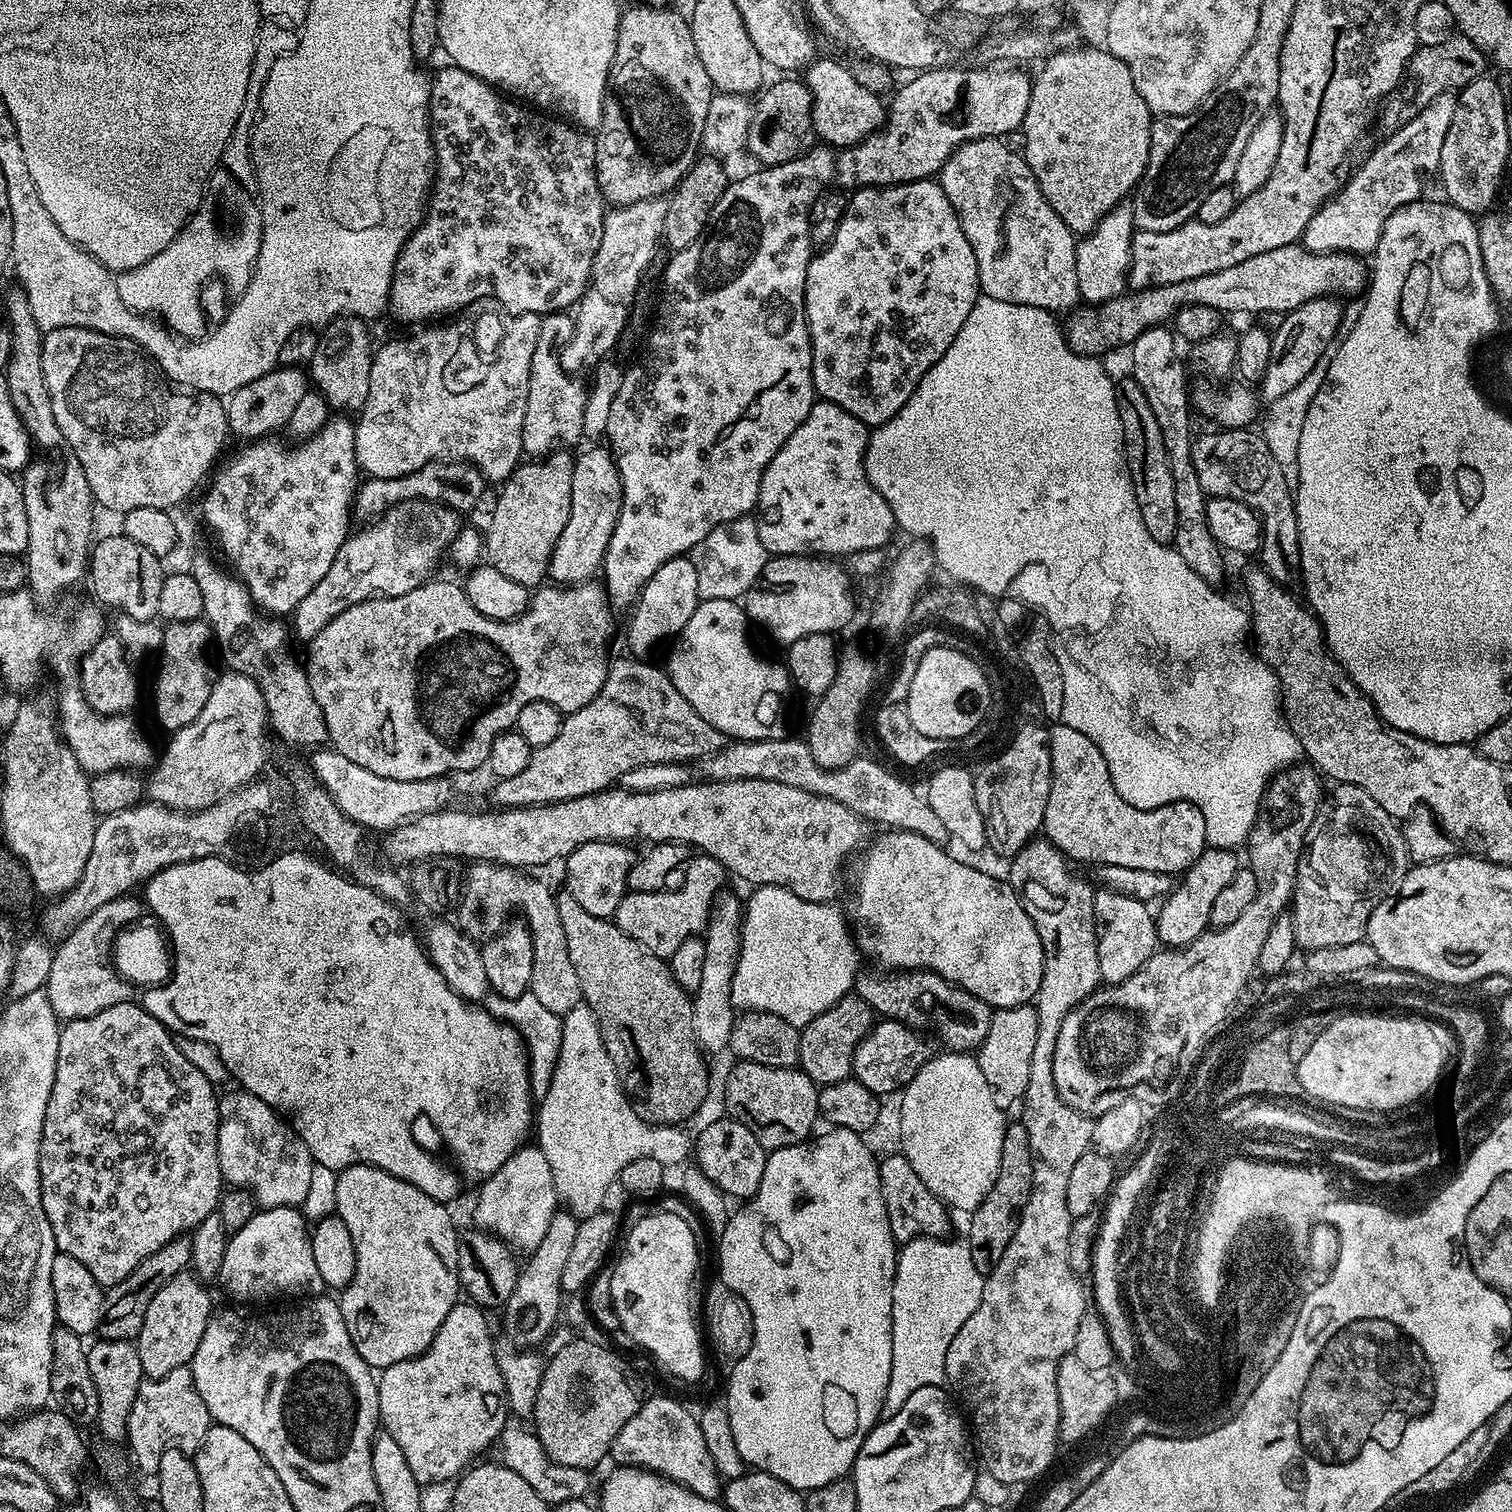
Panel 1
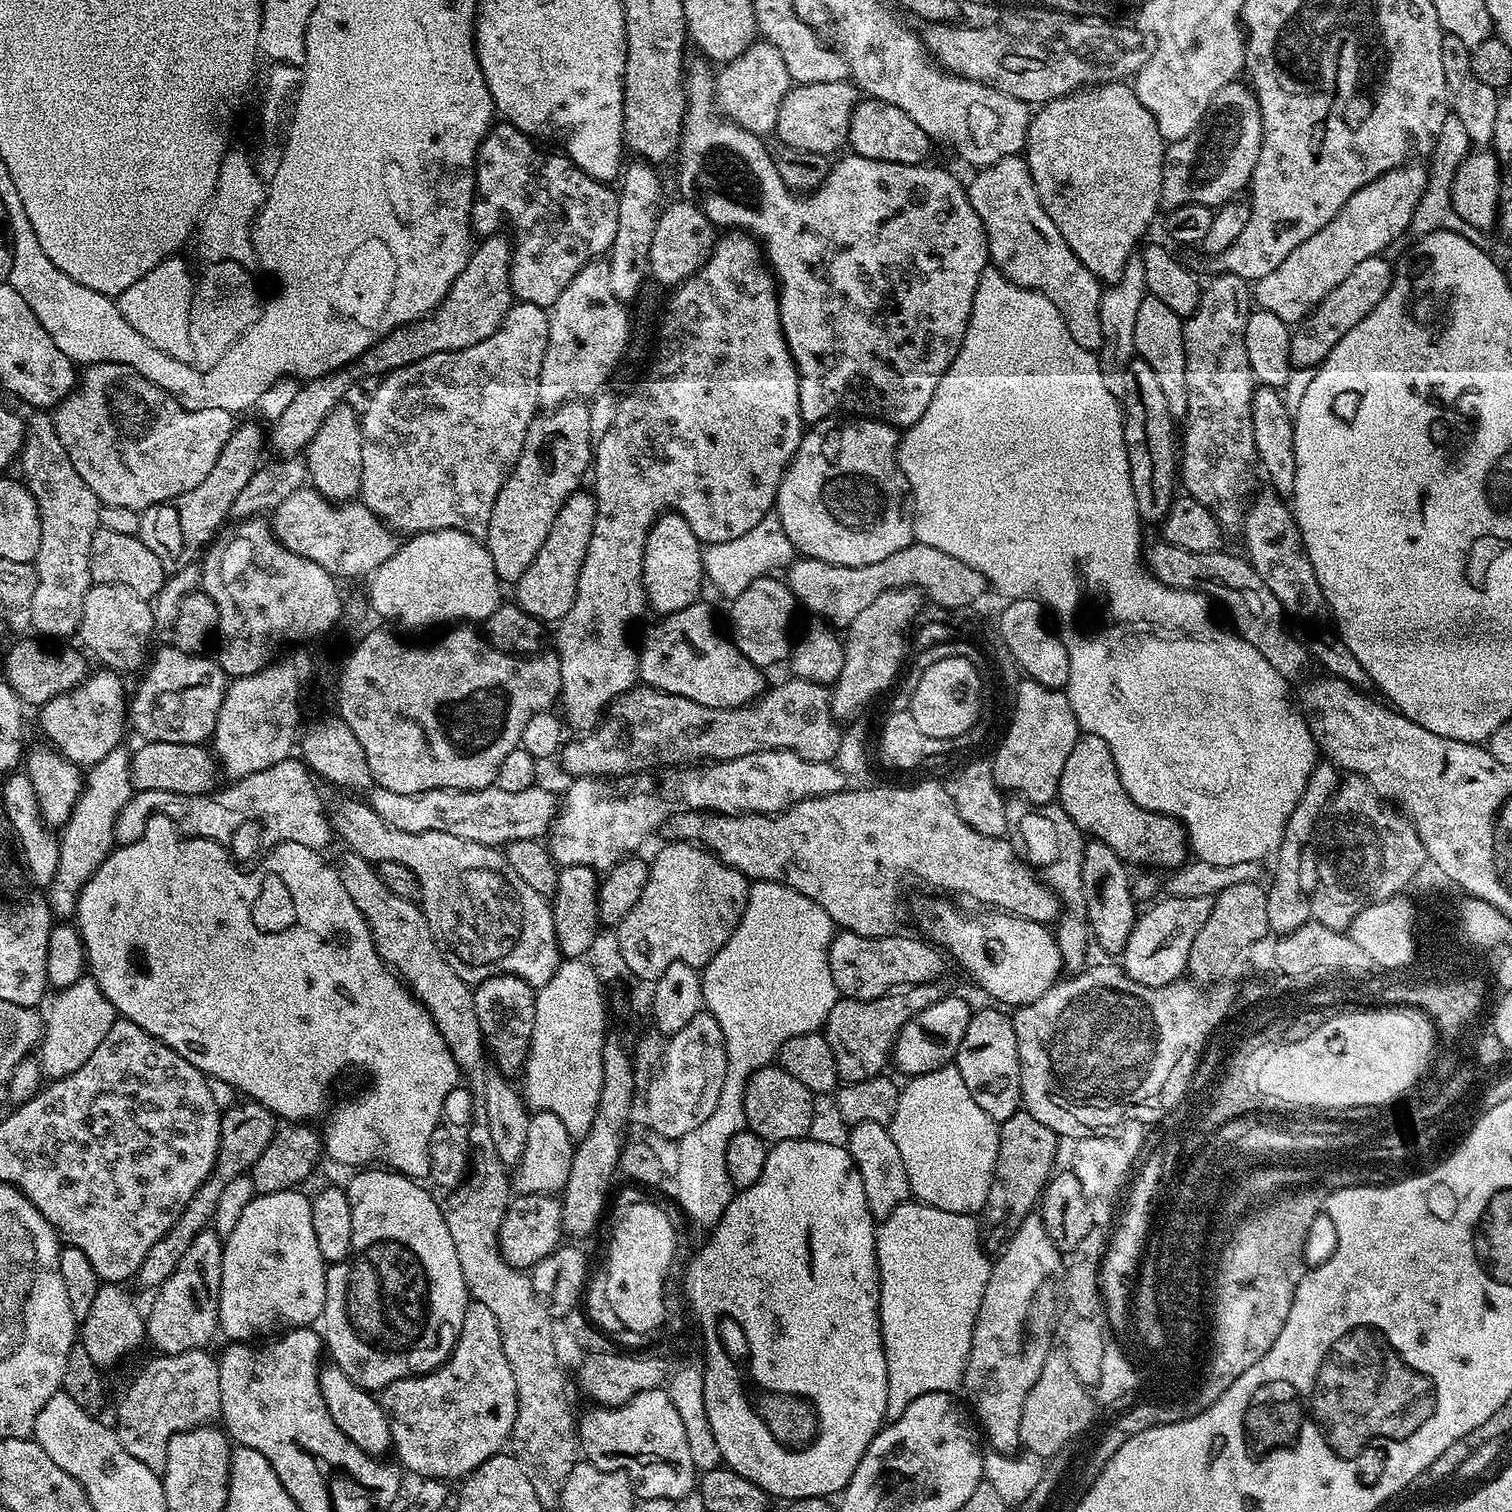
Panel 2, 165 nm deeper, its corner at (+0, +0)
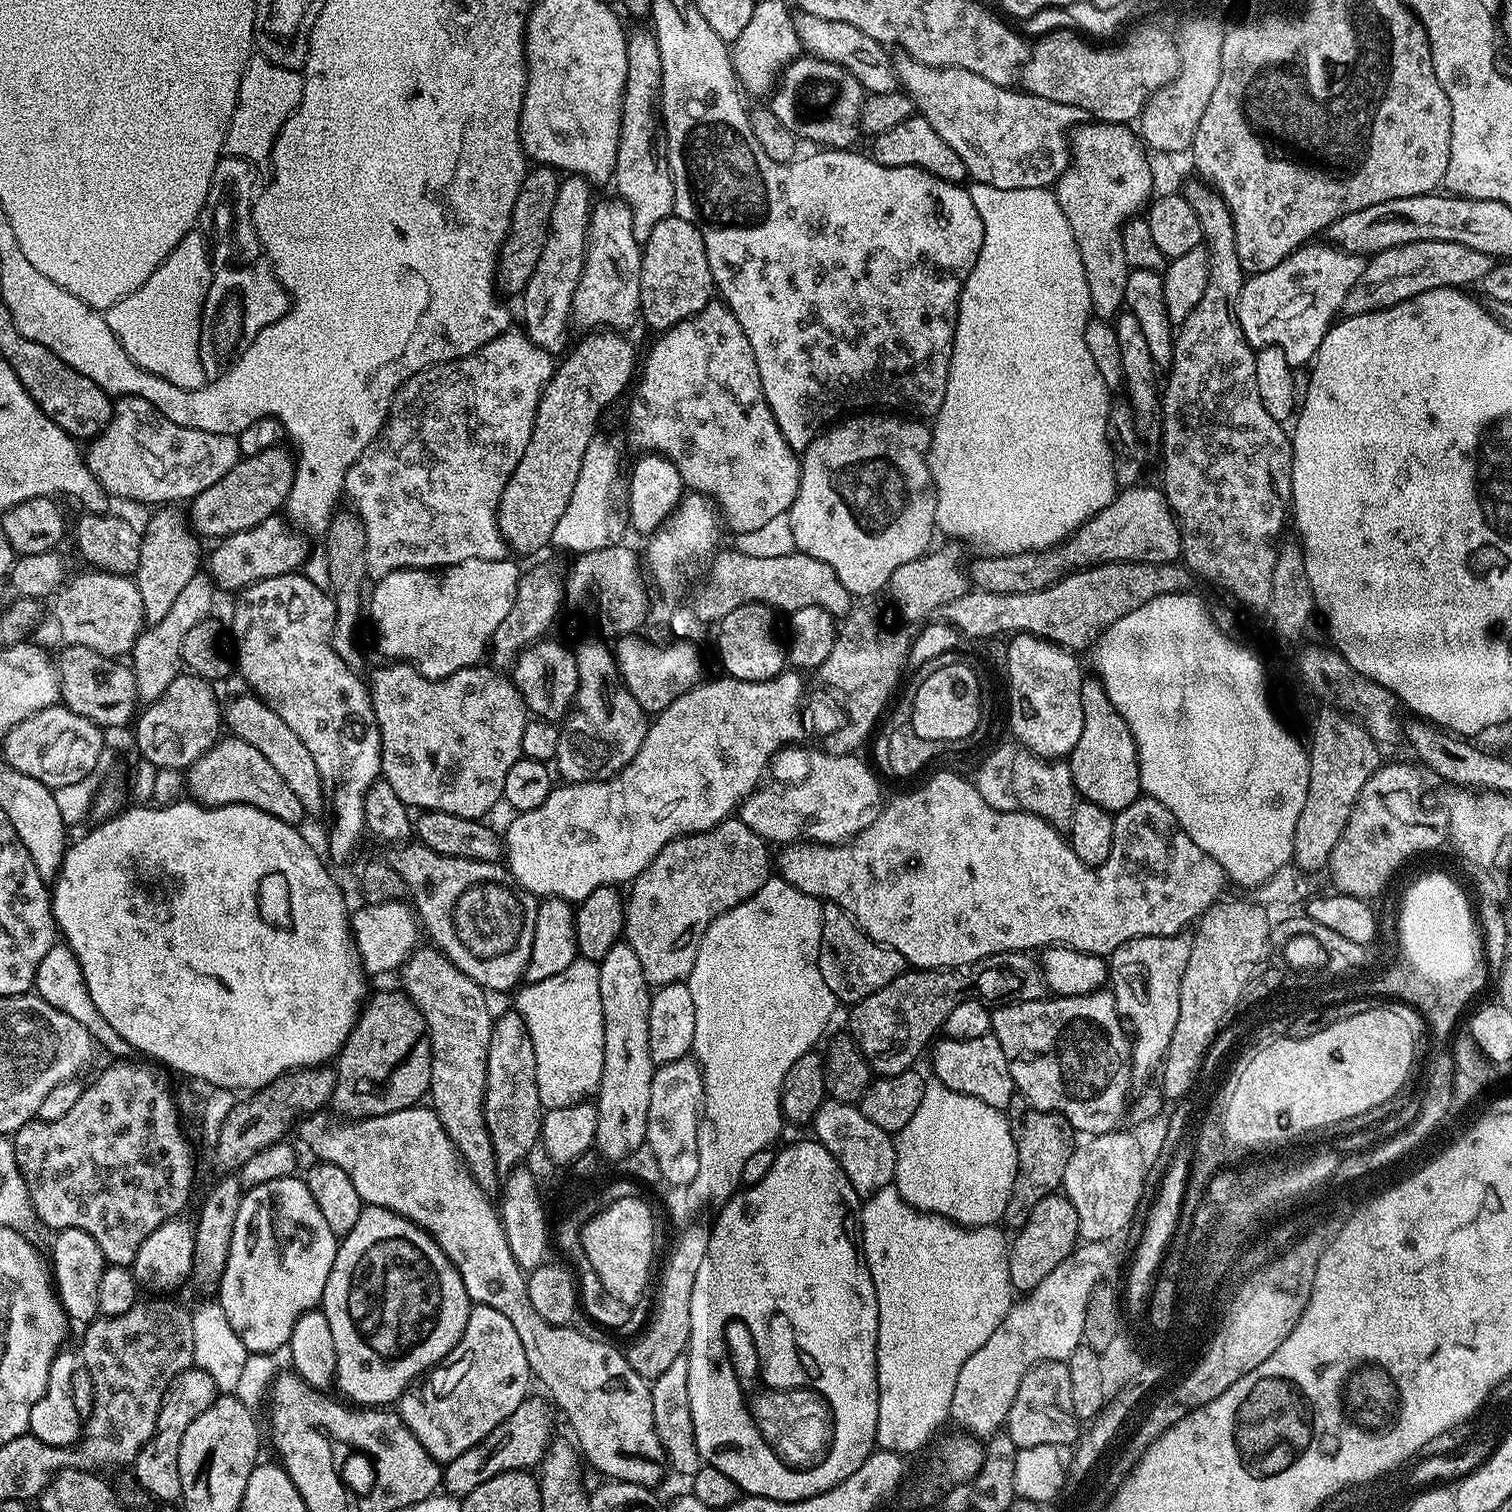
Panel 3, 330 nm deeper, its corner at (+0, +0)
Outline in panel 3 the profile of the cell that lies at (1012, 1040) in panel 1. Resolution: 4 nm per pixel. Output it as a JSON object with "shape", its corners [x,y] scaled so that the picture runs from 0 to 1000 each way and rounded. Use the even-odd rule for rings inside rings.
{"shape":[[[654,684],[641,688],[622,687],[616,691],[615,698],[616,696],[616,709],[619,711],[617,712],[621,716],[632,722],[647,726],[652,729],[652,731],[657,731],[662,734],[666,733],[672,722],[672,717],[669,715],[665,697],[663,697],[663,692],[659,685]]]}

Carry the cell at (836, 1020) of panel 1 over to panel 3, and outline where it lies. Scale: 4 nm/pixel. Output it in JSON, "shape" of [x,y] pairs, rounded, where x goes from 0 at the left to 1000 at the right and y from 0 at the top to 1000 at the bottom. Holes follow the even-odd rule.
{"shape":[[[661,630],[633,640],[599,642],[591,649],[583,652],[583,655],[563,665],[560,682],[580,712],[597,710],[605,704],[603,703],[610,696],[612,698],[631,665],[640,661],[671,663],[673,646],[671,640],[675,639],[672,630]]]}

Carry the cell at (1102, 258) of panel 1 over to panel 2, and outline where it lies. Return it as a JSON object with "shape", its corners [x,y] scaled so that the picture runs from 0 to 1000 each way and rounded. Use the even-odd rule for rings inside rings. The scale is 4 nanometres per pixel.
{"shape":[[[751,168],[747,170],[741,183],[728,194],[726,211],[729,213],[729,226],[726,231],[726,237],[729,245],[729,253],[731,253],[731,258],[734,258],[734,261],[738,263],[742,261],[742,249],[745,247],[745,242],[751,235],[750,212],[753,210],[753,202],[755,202],[757,195],[755,173]]]}

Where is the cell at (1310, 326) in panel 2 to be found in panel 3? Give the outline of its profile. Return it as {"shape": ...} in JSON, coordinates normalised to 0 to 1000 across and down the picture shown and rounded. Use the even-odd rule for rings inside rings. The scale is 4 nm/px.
{"shape":[[[941,159],[914,165],[903,174],[901,184],[898,184],[893,190],[893,194],[890,194],[888,206],[889,209],[900,209],[927,201],[946,192],[968,192],[972,190],[970,188],[978,188],[983,181],[985,181],[987,175],[987,170],[980,168],[980,165],[972,165],[972,163],[967,163],[964,160]]]}

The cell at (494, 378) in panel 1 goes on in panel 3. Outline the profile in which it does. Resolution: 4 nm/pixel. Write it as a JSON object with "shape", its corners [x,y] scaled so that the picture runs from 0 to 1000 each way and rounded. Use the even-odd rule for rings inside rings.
{"shape":[[[337,218],[329,225],[325,225],[321,229],[319,229],[313,234],[307,235],[305,238],[298,238],[296,241],[286,241],[284,243],[280,243],[262,259],[254,284],[251,285],[249,292],[241,298],[239,303],[237,303],[237,306],[234,306],[234,308],[231,308],[231,311],[228,314],[227,327],[229,330],[230,328],[233,330],[232,335],[241,346],[242,351],[242,372],[244,382],[251,382],[267,376],[293,377],[297,373],[305,373],[312,370],[332,370],[337,367],[336,360],[331,356],[328,338],[331,334],[332,325],[335,324],[335,319],[337,319],[337,313],[340,313],[351,292],[356,266],[360,260],[360,256],[365,252],[366,245],[366,238],[363,233],[357,232],[356,229],[346,219]]]}

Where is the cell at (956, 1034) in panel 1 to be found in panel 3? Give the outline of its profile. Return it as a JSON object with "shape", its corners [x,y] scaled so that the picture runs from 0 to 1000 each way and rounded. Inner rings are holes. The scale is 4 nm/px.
{"shape":[[[546,597],[544,603],[545,609],[540,638],[554,662],[558,663],[559,661],[559,665],[563,665],[583,655],[583,652],[591,649],[591,647],[599,642],[597,631],[594,631],[591,627],[585,626],[584,624],[578,624],[569,614],[567,614],[565,608],[555,598]]]}

